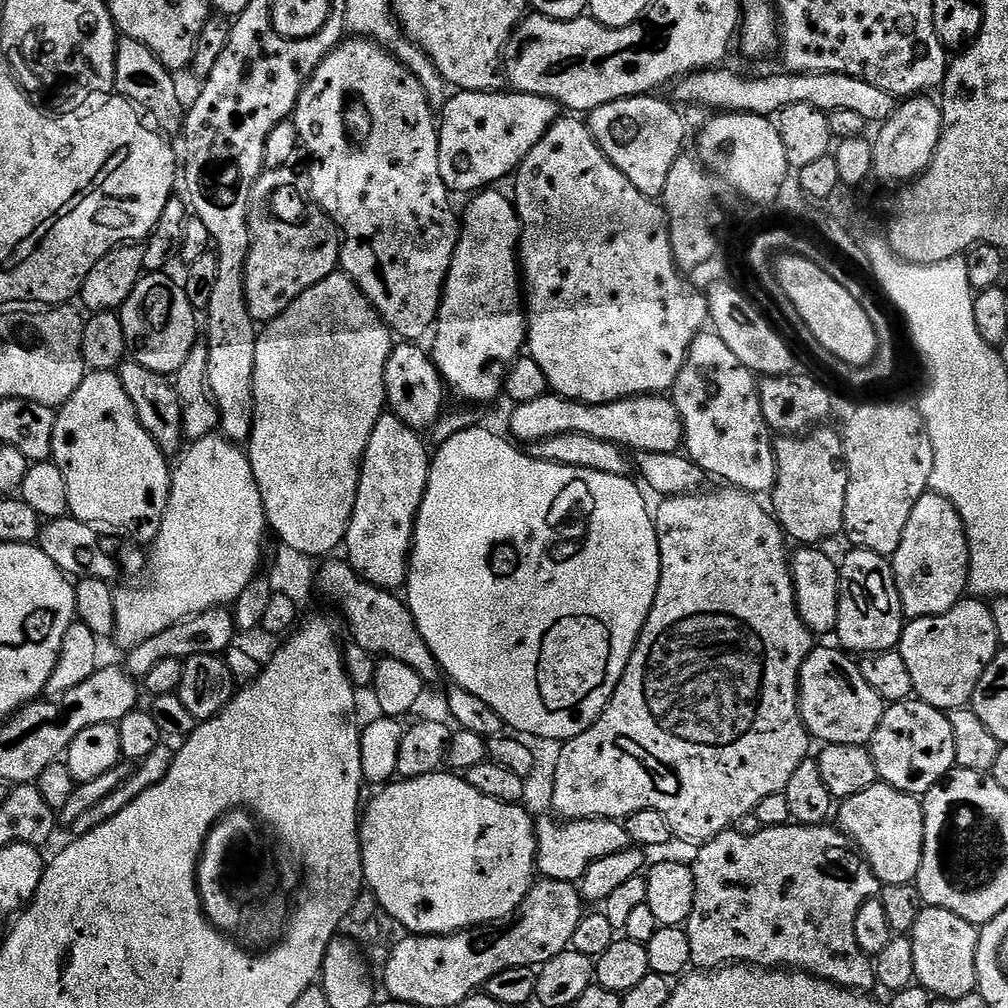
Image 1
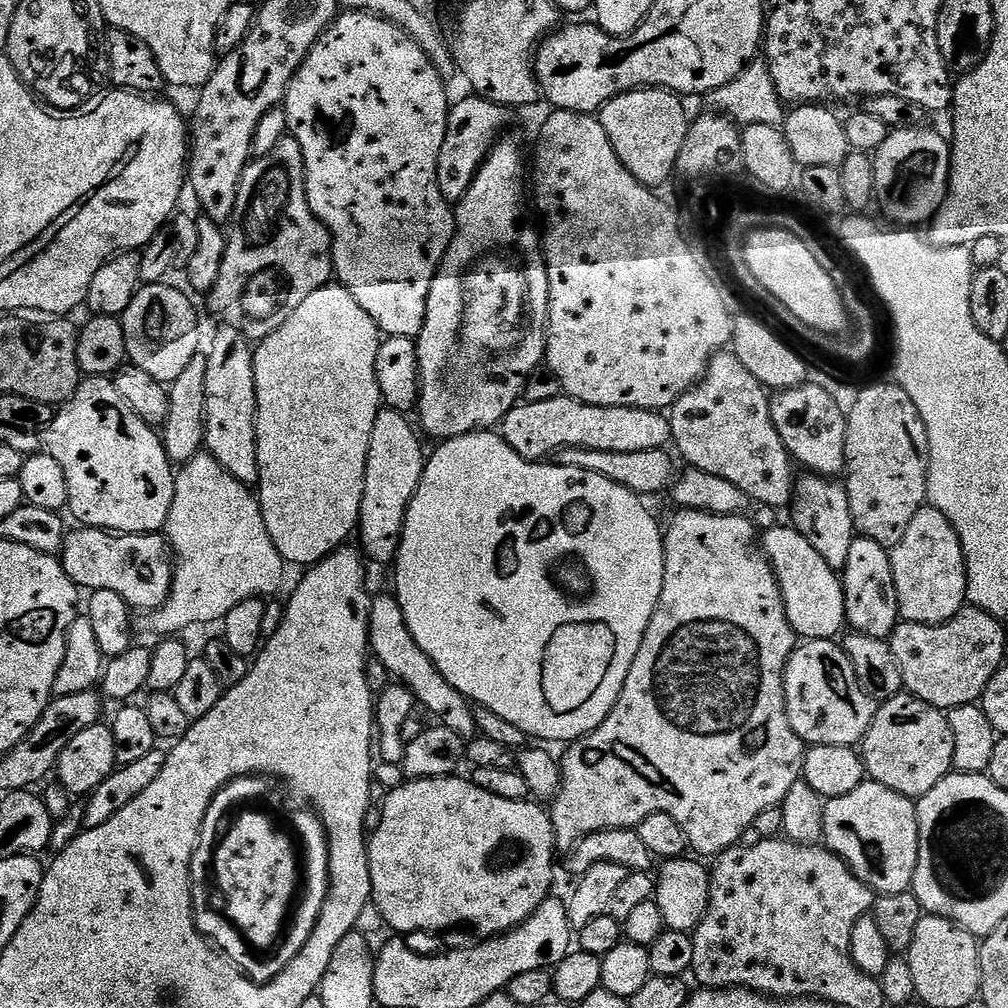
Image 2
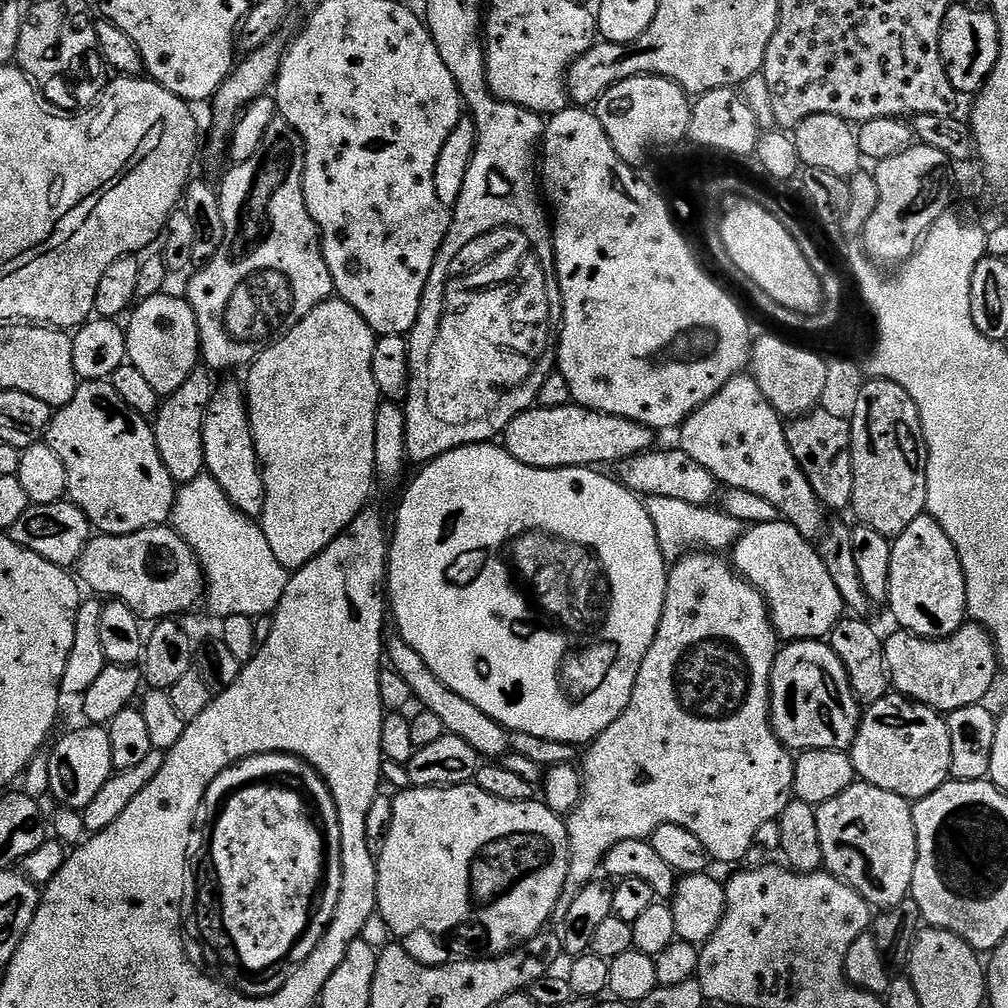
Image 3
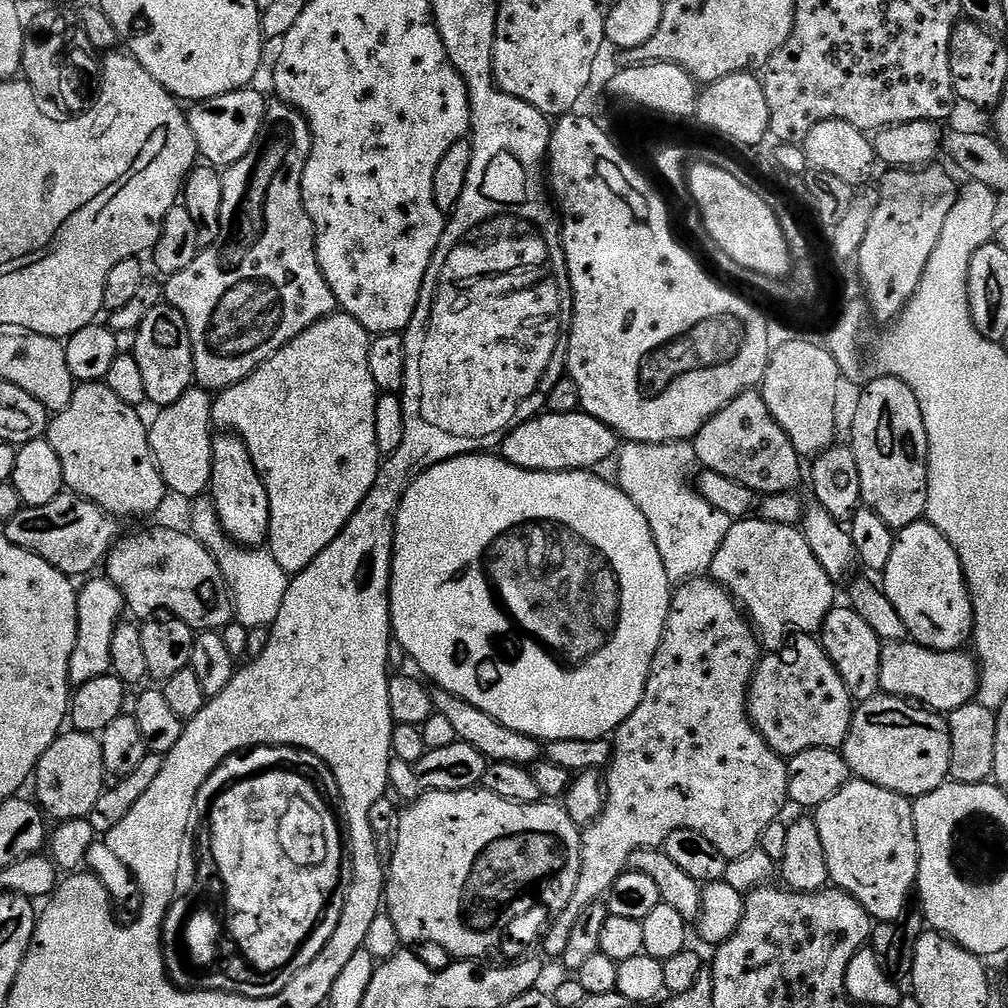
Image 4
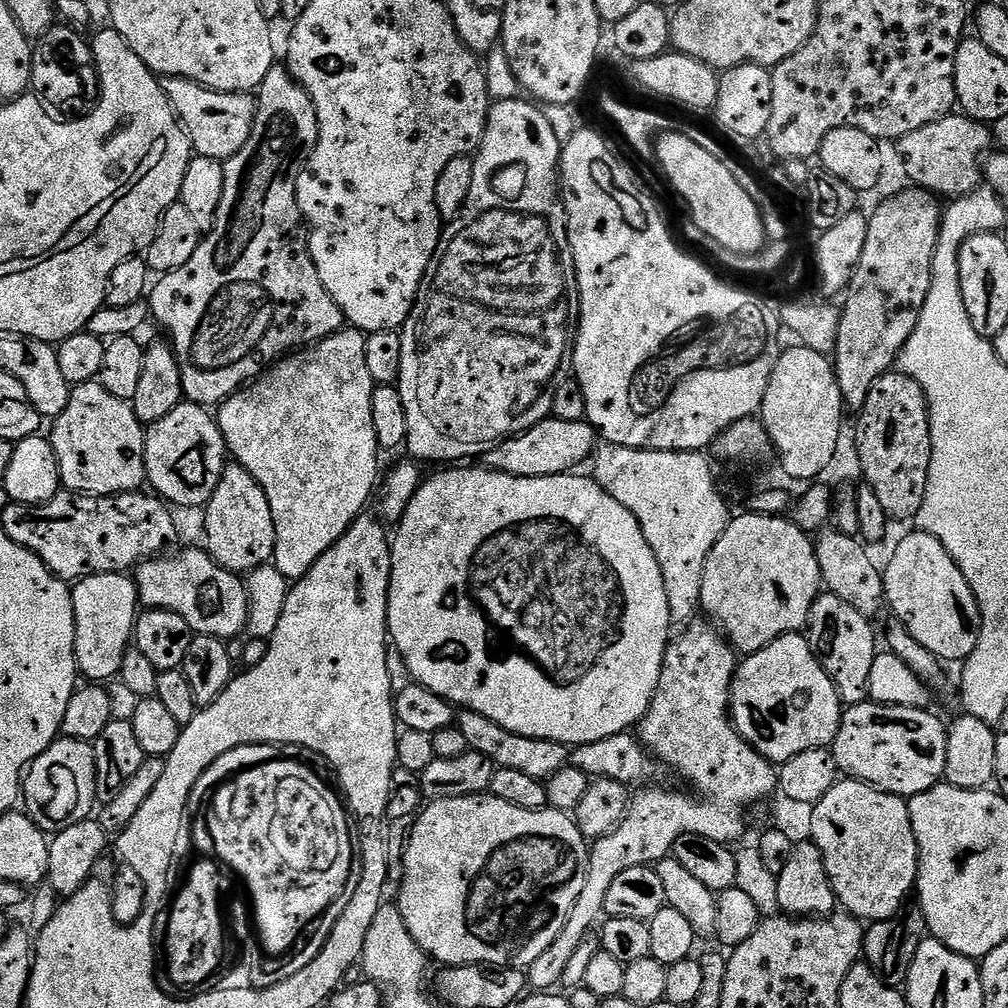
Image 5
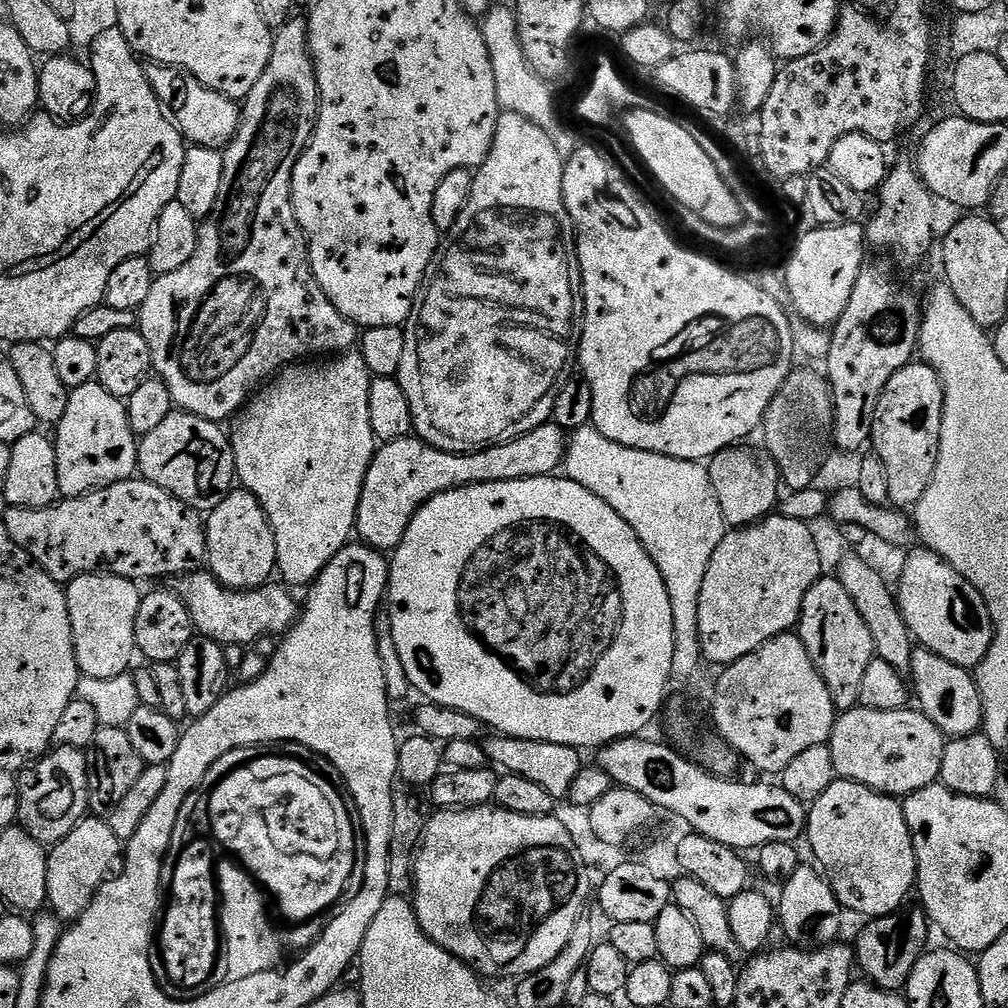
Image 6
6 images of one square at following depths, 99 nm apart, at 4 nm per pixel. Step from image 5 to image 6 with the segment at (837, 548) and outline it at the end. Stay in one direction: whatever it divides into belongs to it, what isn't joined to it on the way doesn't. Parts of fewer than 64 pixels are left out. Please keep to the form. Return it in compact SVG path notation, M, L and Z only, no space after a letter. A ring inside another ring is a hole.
M844 556L840 560L840 565L834 569L834 575L842 582L846 594L854 598L854 606L858 606L858 614L862 614L862 622L866 622L866 627L870 629L870 638L874 638L874 650L878 659L890 662L890 666L894 666L894 670L901 674L910 673L914 647L912 631L906 626L893 589L888 589L883 574L878 569L871 568L860 556Z

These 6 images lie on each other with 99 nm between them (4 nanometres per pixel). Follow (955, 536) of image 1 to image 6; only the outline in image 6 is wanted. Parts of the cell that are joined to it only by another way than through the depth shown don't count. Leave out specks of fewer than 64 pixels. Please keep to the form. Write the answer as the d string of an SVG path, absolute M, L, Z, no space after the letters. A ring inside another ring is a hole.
M916 546L908 554L904 560L904 569L900 572L900 589L897 587L894 595L896 603L900 606L902 618L912 631L913 641L919 647L938 654L938 658L954 662L954 666L976 669L982 658L986 658L992 645L992 619L990 610L986 610L982 594L978 594L978 590L974 590L974 586L966 582L966 578L962 578L962 574L958 574L958 570L954 570L954 566L950 566L938 553L923 546Z

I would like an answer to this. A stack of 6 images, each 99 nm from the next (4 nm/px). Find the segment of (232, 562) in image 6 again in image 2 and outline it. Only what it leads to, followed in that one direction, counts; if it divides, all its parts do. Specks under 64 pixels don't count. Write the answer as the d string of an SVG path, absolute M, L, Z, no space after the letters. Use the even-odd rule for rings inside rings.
M221 327L221 332L212 340L212 349L206 352L206 410L204 411L204 448L238 482L249 486L260 483L258 470L258 442L256 441L256 415L258 394L254 386L254 348L247 336L238 328Z

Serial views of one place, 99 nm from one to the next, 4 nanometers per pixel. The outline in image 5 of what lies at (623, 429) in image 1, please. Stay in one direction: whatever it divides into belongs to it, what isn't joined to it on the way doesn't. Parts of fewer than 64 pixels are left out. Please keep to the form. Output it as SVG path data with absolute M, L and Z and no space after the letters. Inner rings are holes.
M549 418L538 422L530 430L519 432L504 440L498 446L485 452L482 460L493 472L505 472L511 476L526 478L559 478L571 473L583 460L591 461L598 448L598 437L595 428L587 419L578 422L562 422Z

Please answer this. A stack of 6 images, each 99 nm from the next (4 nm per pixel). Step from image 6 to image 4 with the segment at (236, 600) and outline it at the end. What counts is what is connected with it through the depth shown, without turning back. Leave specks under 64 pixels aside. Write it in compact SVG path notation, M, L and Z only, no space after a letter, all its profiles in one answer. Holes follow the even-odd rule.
M156 528L153 532L140 532L137 536L125 535L117 539L106 561L106 578L118 586L126 601L129 613L136 616L152 618L157 614L167 614L169 617L189 624L197 633L223 630L233 623L234 609L232 593L228 591L228 583L206 546L198 542L191 531L179 532L176 528Z

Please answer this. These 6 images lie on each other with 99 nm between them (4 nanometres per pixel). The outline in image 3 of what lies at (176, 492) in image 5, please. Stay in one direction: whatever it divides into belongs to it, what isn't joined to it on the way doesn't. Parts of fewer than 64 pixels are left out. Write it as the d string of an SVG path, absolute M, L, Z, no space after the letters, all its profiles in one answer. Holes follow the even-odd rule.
M198 366L192 371L190 378L186 378L186 382L182 382L182 386L174 390L174 394L166 397L154 416L158 454L162 454L162 462L166 470L170 470L177 485L198 478L205 471L202 422L206 418L206 410L210 406L214 391L211 375L213 376L213 373L207 367Z

